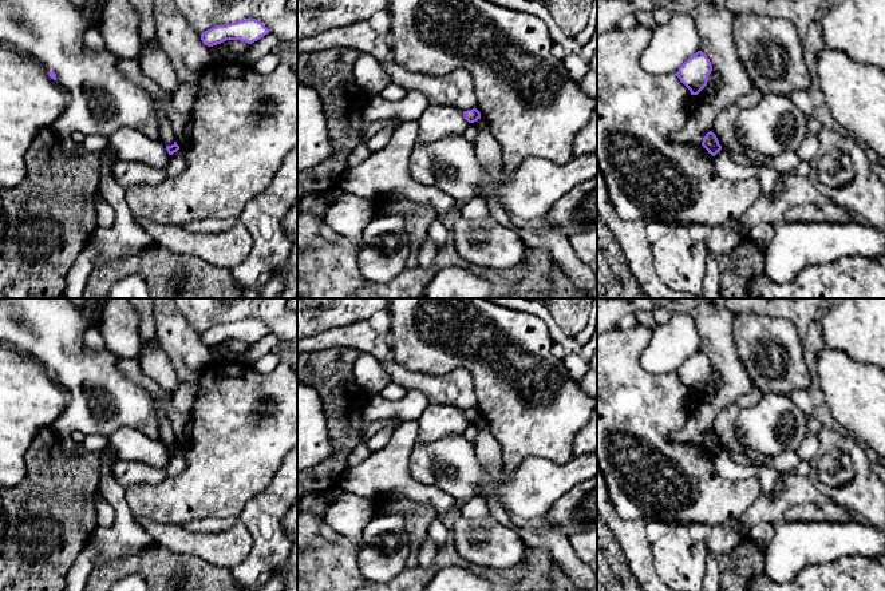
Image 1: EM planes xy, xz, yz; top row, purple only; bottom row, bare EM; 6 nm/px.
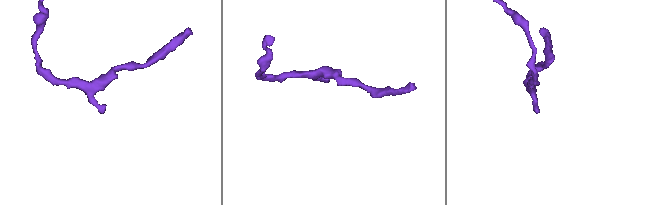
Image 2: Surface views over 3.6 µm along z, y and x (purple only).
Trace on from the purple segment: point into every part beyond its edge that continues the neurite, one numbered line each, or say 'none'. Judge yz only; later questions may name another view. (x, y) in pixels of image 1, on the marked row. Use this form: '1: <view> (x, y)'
none

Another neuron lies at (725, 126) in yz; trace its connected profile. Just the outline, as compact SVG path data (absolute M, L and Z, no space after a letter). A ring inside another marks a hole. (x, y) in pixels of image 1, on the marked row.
M731 104L724 107L715 118L712 132L716 135L722 148L731 150L734 152L743 154L754 162L754 166L763 167L765 160L769 156L760 155L756 151L752 151L744 147L736 135L736 122L739 115L738 104Z

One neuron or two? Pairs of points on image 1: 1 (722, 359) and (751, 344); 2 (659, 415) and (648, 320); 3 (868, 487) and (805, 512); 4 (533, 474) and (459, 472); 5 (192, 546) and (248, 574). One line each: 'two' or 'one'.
1: two
2: two
3: two
4: one
5: two

